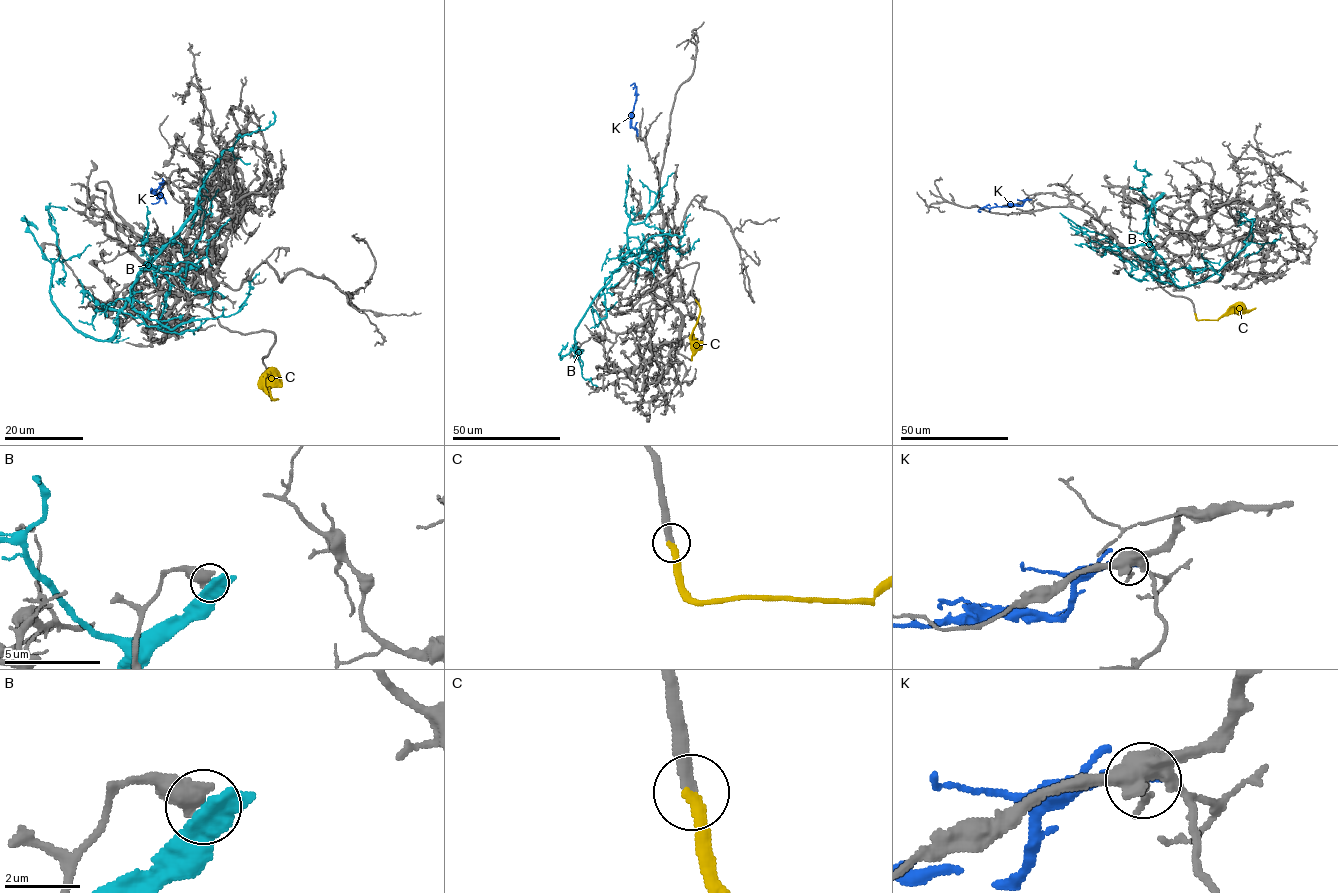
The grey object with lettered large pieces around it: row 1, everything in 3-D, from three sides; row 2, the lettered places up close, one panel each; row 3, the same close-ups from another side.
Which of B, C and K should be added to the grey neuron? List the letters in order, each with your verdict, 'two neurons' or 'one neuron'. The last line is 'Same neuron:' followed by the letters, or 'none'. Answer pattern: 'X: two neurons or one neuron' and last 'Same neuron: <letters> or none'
B: two neurons
C: one neuron
K: two neurons
Same neuron: C

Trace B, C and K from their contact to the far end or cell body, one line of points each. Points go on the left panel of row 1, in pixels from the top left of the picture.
B: (209, 170), (193, 215), (138, 276), (108, 340), (76, 329), (52, 301), (60, 254), (47, 210), (66, 210)
C: (269, 387), (270, 394), (277, 399), (273, 399), (261, 387), (262, 378)
K: (164, 181), (153, 191), (162, 197), (162, 194), (159, 201), (151, 203)

